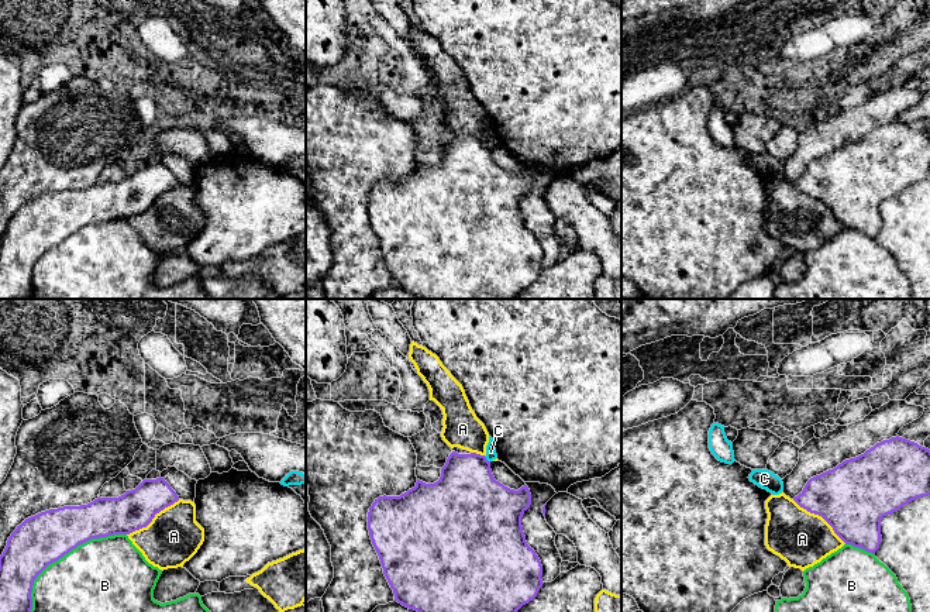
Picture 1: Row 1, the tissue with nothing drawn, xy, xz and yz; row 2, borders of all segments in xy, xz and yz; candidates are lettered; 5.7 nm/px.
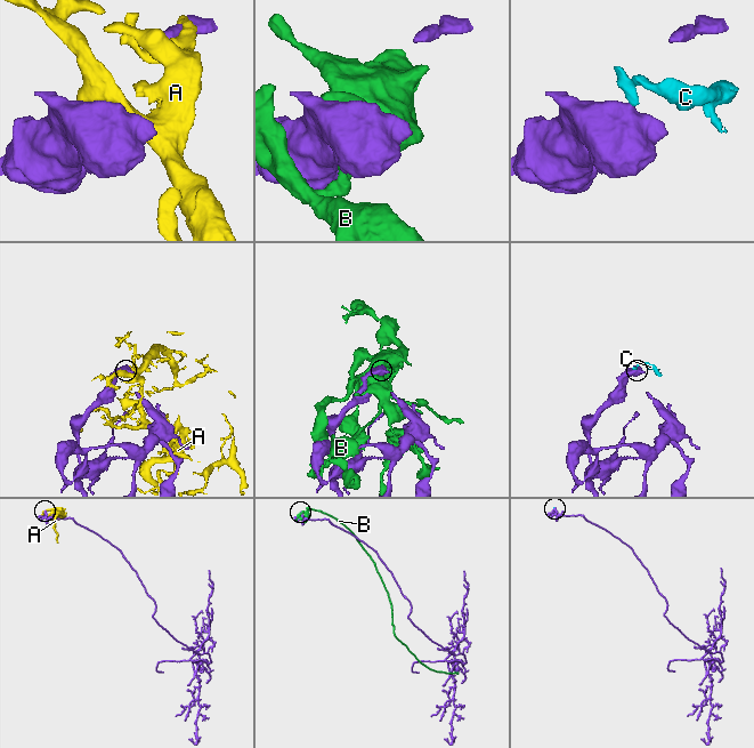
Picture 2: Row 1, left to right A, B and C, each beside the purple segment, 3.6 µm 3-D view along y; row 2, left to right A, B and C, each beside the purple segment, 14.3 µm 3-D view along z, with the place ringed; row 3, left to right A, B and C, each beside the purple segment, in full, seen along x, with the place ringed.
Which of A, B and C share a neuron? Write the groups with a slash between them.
A / B / C

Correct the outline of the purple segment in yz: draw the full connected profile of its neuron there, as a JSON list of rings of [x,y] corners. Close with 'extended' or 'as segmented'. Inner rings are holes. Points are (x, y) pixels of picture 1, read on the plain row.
[[[896,120],[810,162],[793,185],[807,196],[822,200],[845,228],[875,238],[882,223],[882,202],[929,179],[930,134]]] | as segmented

